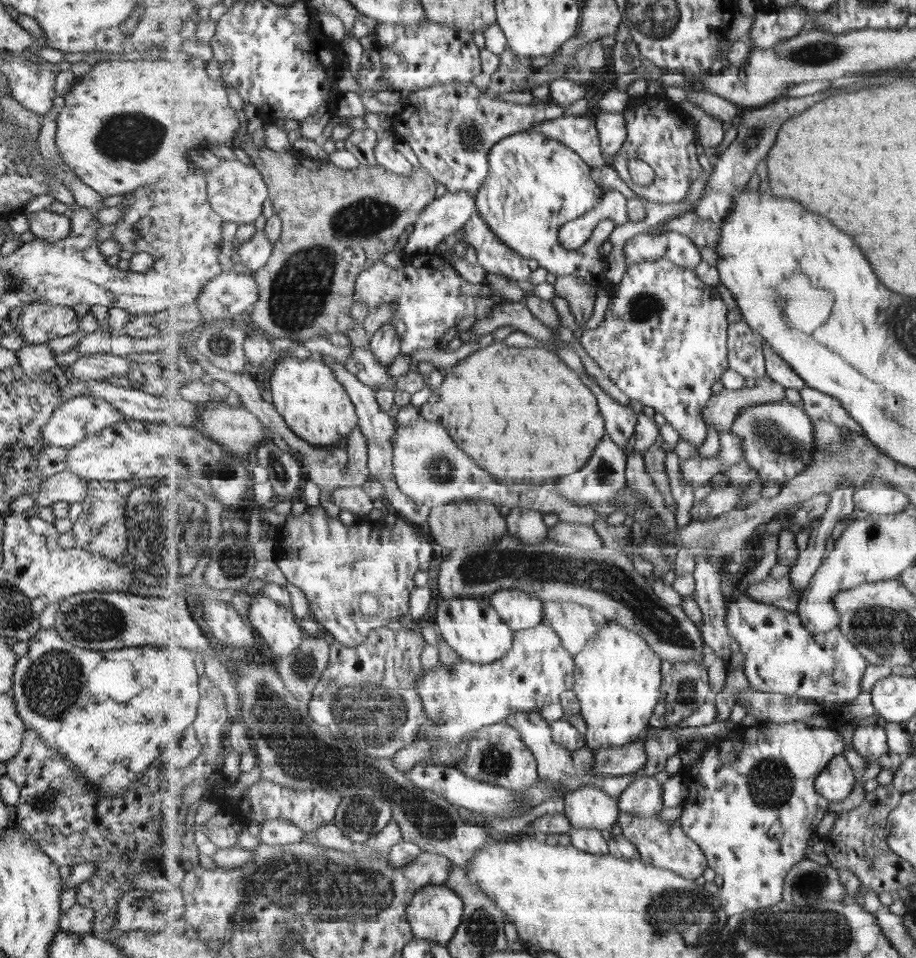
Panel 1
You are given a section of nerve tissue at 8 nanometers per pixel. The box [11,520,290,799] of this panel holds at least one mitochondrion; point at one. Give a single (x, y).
(50, 686)

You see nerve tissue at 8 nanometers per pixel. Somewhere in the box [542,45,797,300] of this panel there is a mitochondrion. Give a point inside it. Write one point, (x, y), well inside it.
(754, 133)

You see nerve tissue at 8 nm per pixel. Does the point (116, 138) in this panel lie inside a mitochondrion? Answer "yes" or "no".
yes

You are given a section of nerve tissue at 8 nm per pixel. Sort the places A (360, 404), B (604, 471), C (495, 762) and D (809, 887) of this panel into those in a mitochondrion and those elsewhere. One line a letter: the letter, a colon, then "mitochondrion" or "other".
A: other
B: mitochondrion
C: mitochondrion
D: mitochondrion

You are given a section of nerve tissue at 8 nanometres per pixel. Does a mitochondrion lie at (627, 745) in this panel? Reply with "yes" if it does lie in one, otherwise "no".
no

